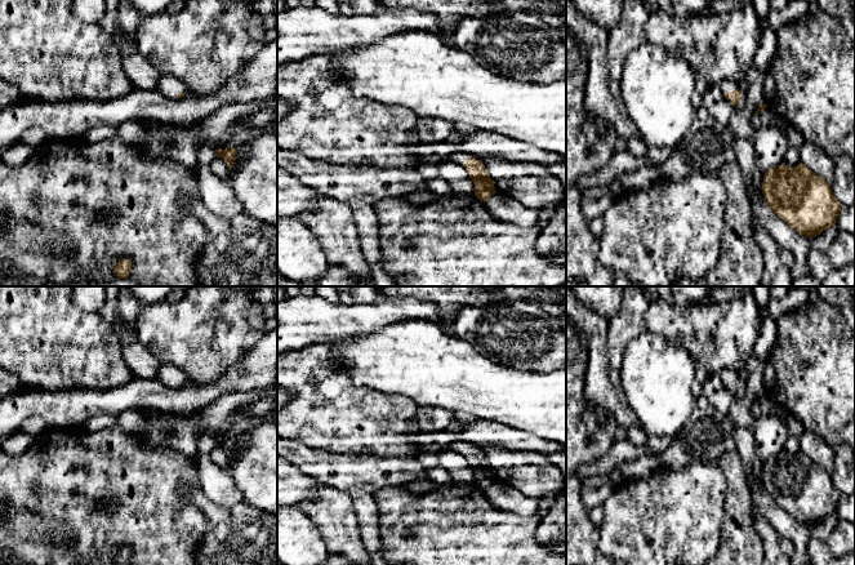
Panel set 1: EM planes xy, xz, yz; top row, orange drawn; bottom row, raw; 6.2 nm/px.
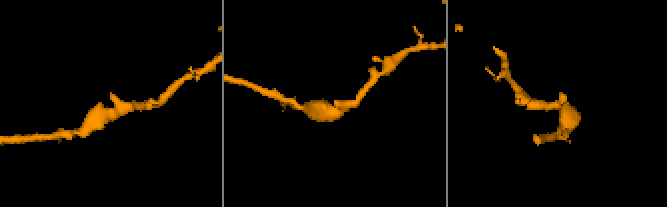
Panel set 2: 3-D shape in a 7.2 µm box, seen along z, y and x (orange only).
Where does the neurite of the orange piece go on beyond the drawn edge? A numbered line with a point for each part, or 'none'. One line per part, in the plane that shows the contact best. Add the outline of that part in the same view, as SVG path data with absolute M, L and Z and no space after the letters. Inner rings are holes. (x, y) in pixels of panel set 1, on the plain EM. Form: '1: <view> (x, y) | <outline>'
1: yz (726, 374) | M723 369L718 372L716 375L718 375L723 383L739 378L739 373L732 369Z

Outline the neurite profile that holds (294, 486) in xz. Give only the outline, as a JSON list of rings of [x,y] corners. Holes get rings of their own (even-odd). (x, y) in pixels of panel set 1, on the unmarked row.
[[[277,455],[277,508],[295,508],[304,501],[316,499],[320,485],[315,477]]]

